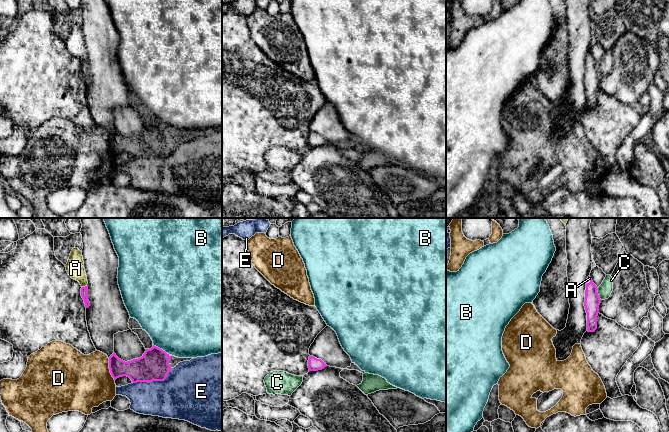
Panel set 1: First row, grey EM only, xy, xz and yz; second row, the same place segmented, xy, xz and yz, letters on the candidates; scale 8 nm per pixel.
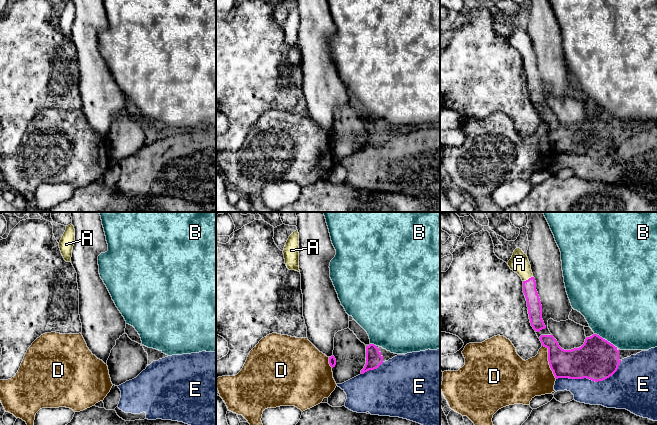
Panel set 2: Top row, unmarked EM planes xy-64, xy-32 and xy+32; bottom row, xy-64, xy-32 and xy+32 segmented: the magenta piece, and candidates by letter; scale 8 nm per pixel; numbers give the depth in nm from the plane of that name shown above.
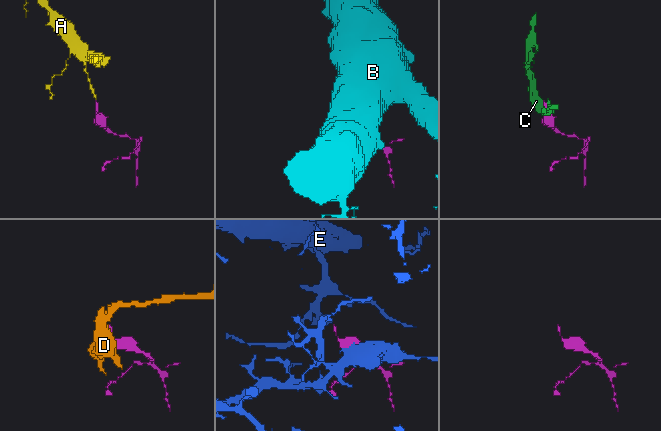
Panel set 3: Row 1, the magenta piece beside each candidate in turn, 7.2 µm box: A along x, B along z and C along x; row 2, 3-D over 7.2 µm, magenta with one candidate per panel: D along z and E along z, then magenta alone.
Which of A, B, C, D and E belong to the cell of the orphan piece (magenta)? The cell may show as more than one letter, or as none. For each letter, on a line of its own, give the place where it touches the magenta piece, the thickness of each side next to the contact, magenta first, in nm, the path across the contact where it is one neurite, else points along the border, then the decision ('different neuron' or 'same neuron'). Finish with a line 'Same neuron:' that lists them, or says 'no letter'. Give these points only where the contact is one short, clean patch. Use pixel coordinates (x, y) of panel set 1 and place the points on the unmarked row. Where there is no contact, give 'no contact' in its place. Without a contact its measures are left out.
A: contact xy (85, 62); calibres 60 and 140 nm; way xy (84, 66), (85, 62), (75, 44); same neuron
B: contact xy (159, 124); calibres 240 and 500 nm; border xy (153, 120), (166, 129); different neuron
C: contact yz (597, 70); calibres 130 and 110 nm; different neuron
D: contact xy (109, 144); calibres 190 and 440 nm; border xy (108, 134), (109, 148), (114, 156); different neuron
E: contact xy (154, 156); calibres 240 and 380 nm; different neuron
Same neuron: A

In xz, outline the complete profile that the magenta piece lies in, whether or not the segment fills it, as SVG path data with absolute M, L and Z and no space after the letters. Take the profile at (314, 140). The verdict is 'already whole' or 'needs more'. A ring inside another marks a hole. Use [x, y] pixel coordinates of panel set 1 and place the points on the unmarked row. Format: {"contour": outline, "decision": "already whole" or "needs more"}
{"contour": "M309 132L309 136L308 136L309 147L322 146L326 142L327 141L321 135L317 135L317 134L313 133L313 132Z", "decision": "already whole"}

